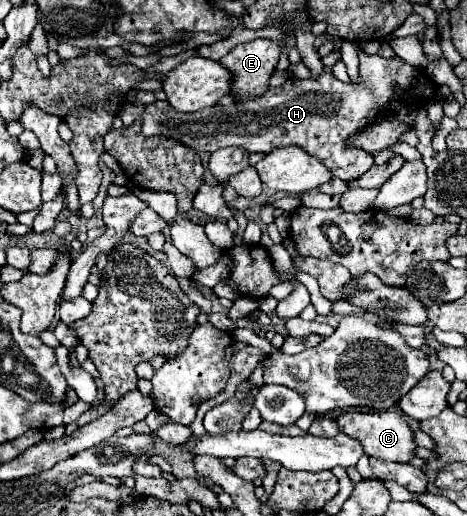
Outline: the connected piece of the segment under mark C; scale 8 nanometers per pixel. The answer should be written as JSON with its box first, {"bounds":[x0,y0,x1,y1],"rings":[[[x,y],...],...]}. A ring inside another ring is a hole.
{"bounds":[337,411,415,463],"rings":[[[347,411],[341,413],[337,419],[339,431],[347,433],[349,437],[357,439],[363,445],[365,455],[385,459],[385,461],[397,461],[397,463],[407,463],[413,457],[415,451],[415,441],[413,441],[413,431],[409,429],[407,421],[393,411],[377,411],[363,413],[359,411]]]}

